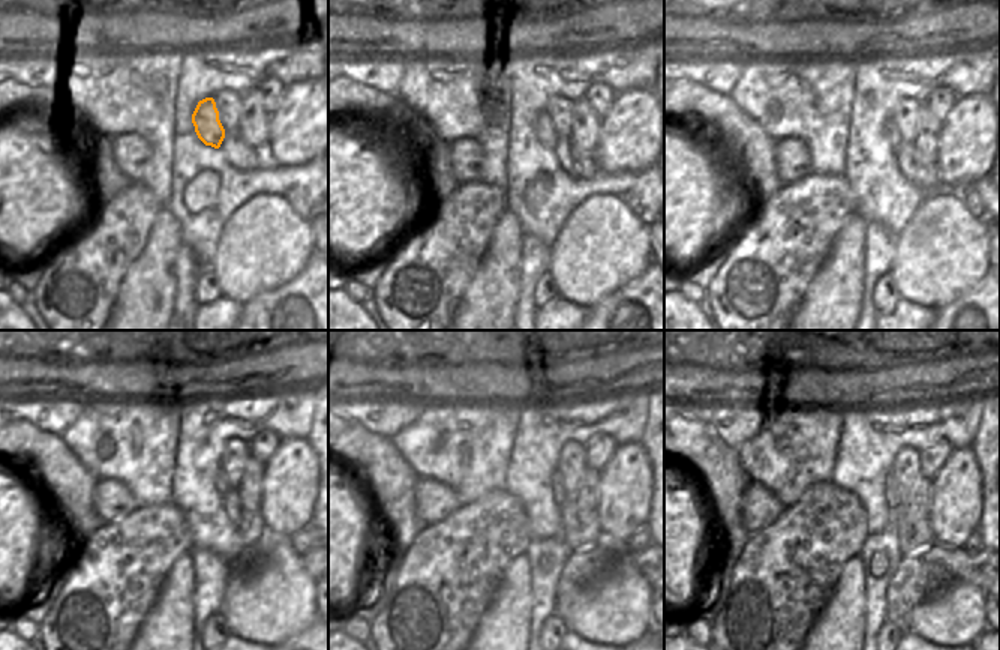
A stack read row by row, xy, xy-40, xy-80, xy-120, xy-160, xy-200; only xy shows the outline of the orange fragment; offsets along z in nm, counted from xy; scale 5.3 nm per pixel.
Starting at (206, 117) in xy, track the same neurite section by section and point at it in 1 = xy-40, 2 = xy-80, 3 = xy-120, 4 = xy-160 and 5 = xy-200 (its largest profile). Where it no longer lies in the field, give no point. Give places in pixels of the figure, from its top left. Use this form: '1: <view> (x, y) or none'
1: xy-40 (546, 132)
2: xy-80 (892, 135)
3: xy-120 (221, 481)
4: xy-160 (556, 481)
5: xy-200 (889, 484)

